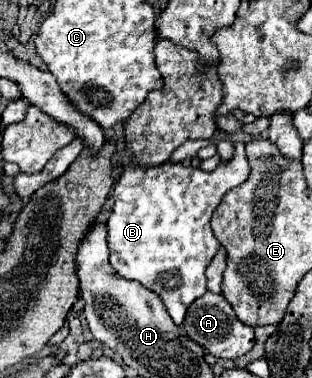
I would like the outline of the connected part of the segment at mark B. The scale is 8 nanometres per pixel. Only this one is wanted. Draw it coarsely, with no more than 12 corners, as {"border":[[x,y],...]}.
{"border":[[135,164],[111,190],[109,262],[177,326],[205,294],[211,214],[249,178]]}

